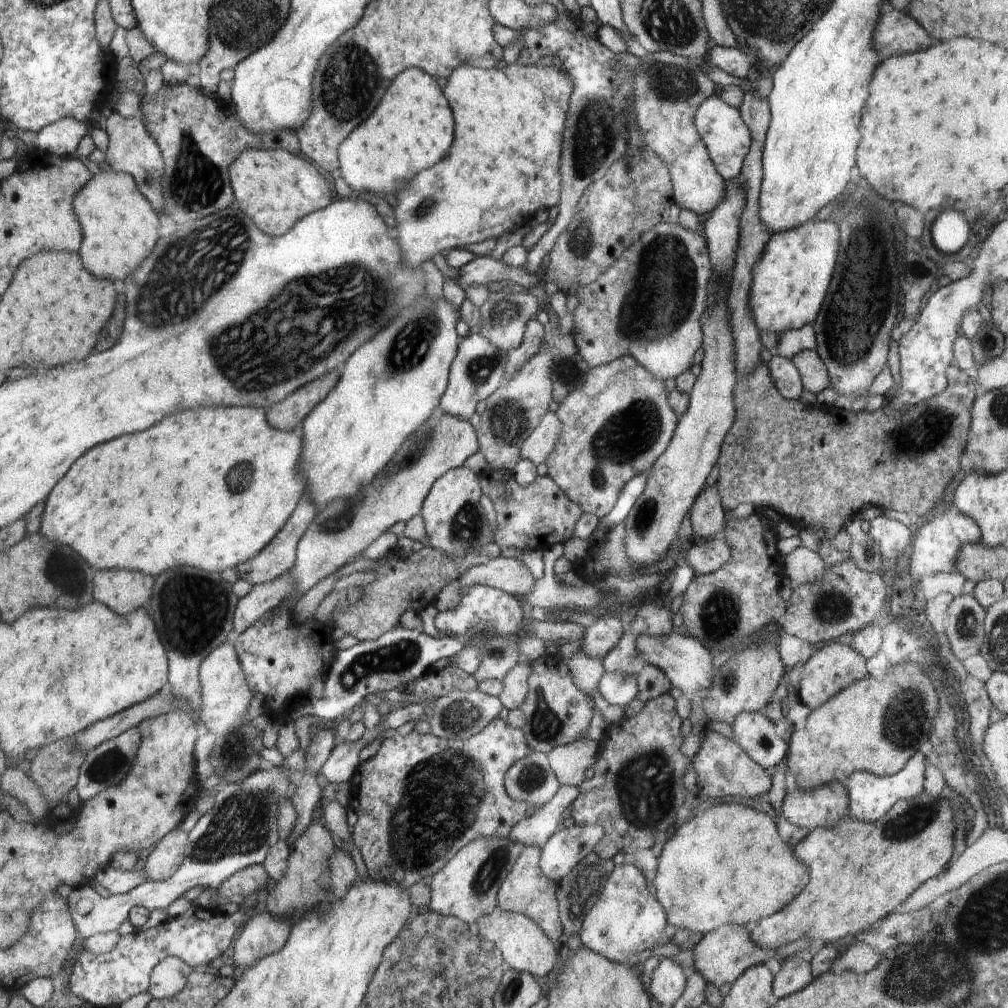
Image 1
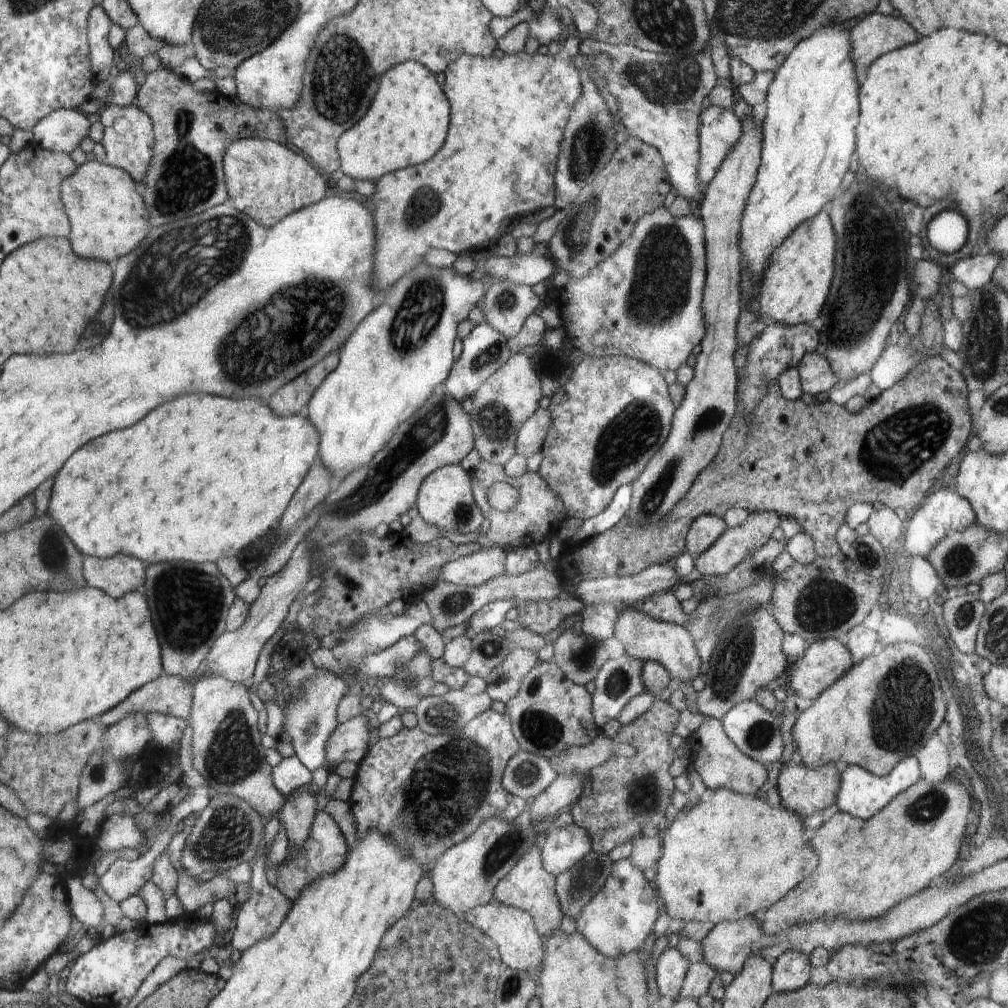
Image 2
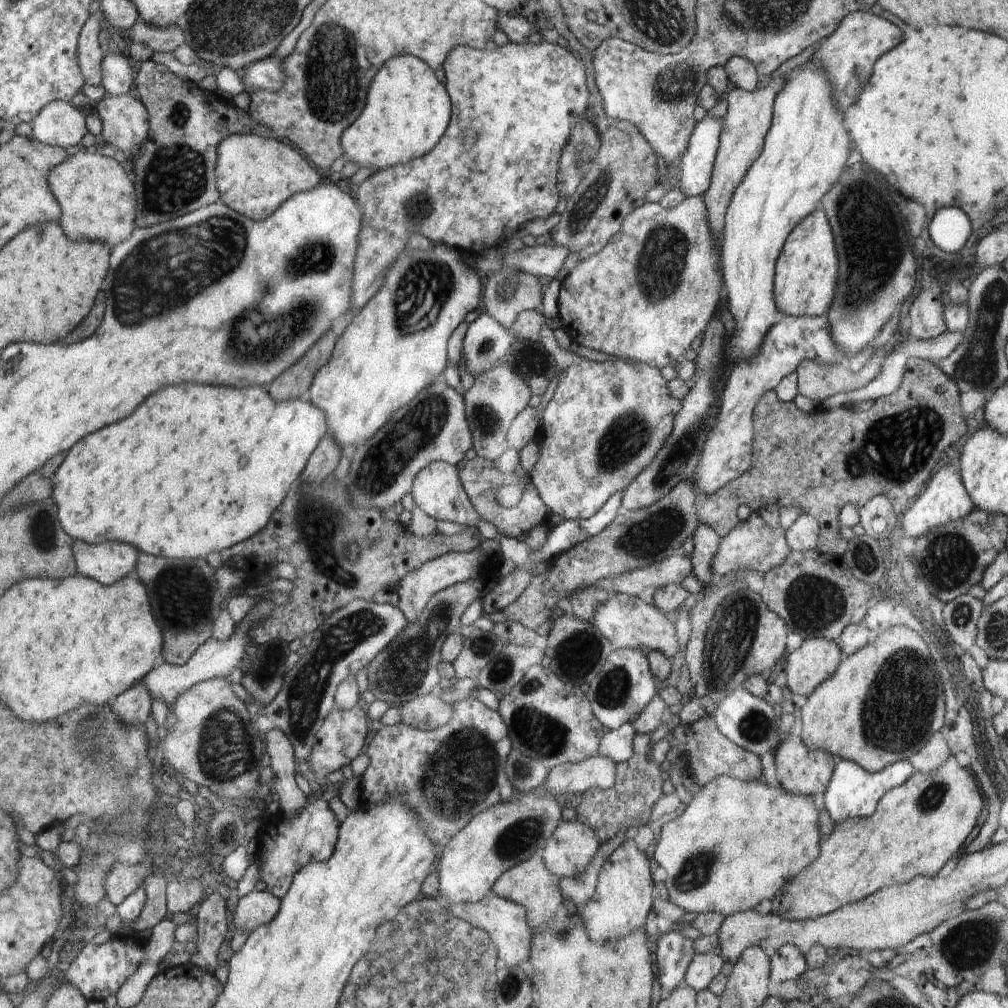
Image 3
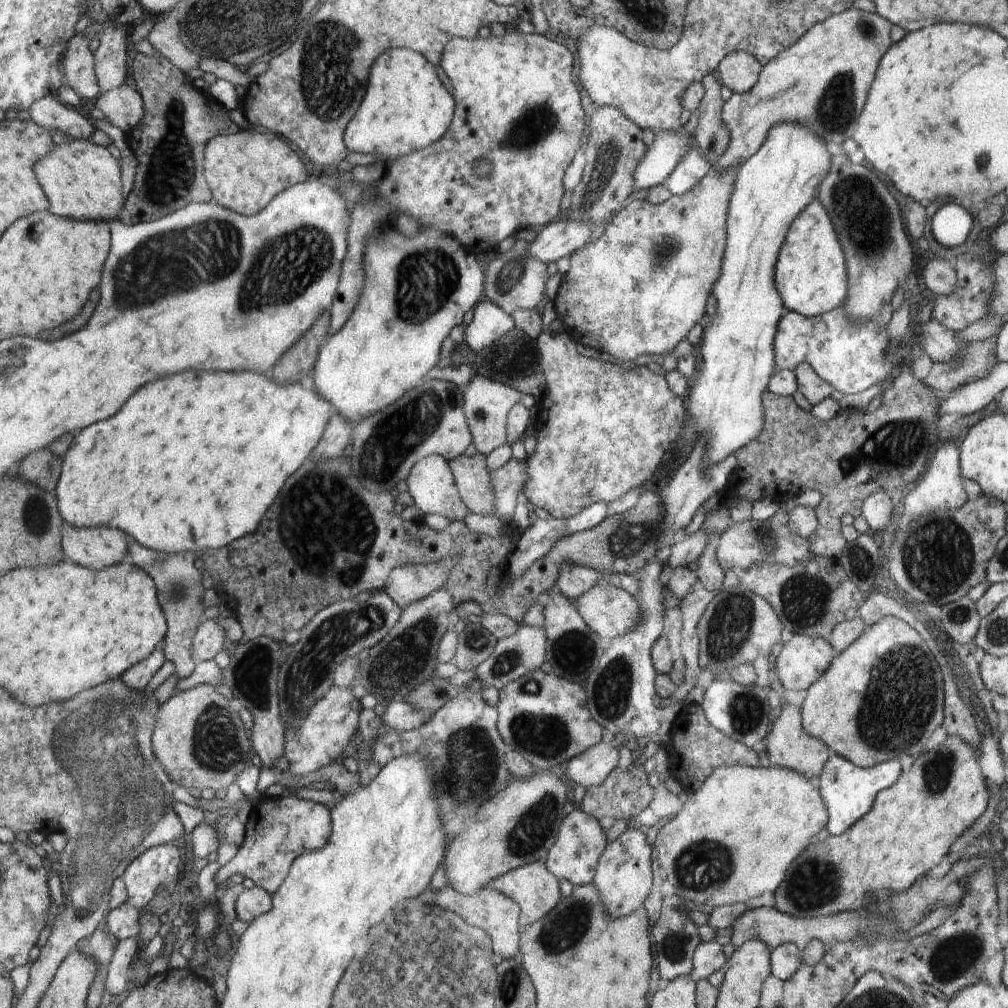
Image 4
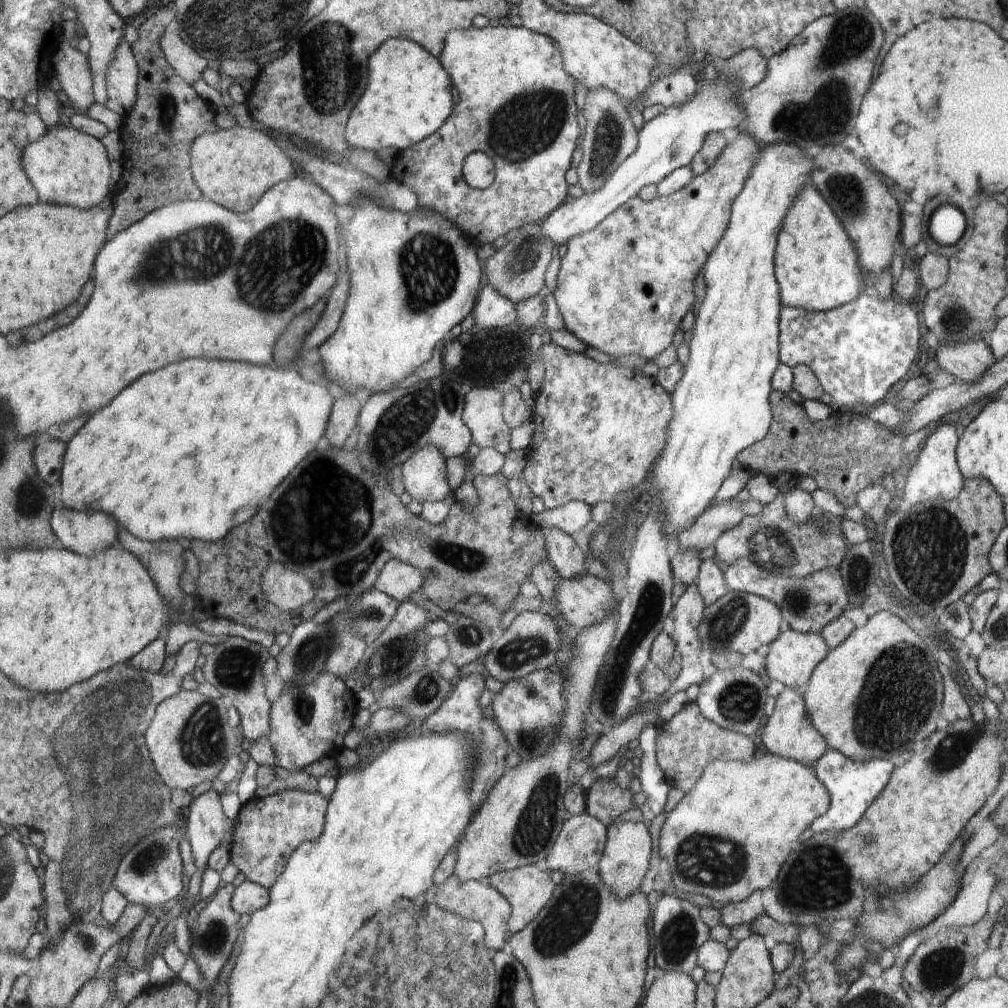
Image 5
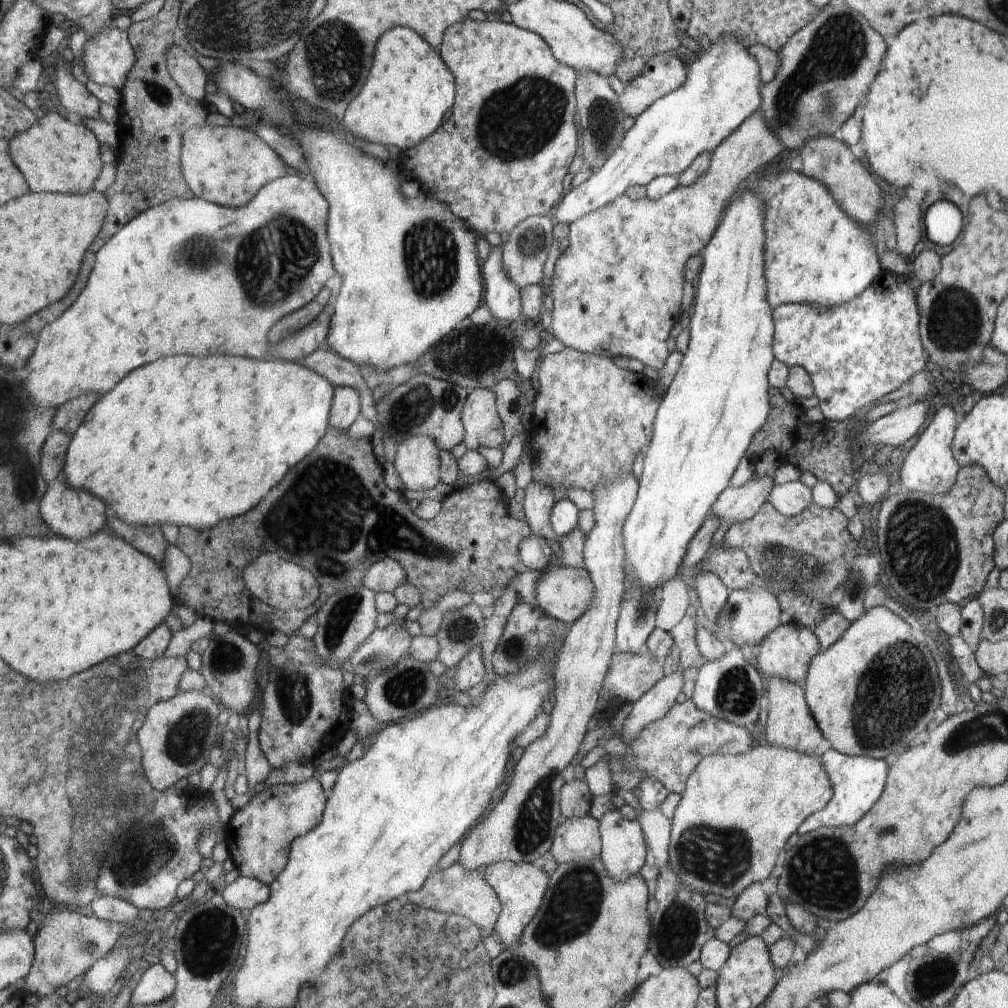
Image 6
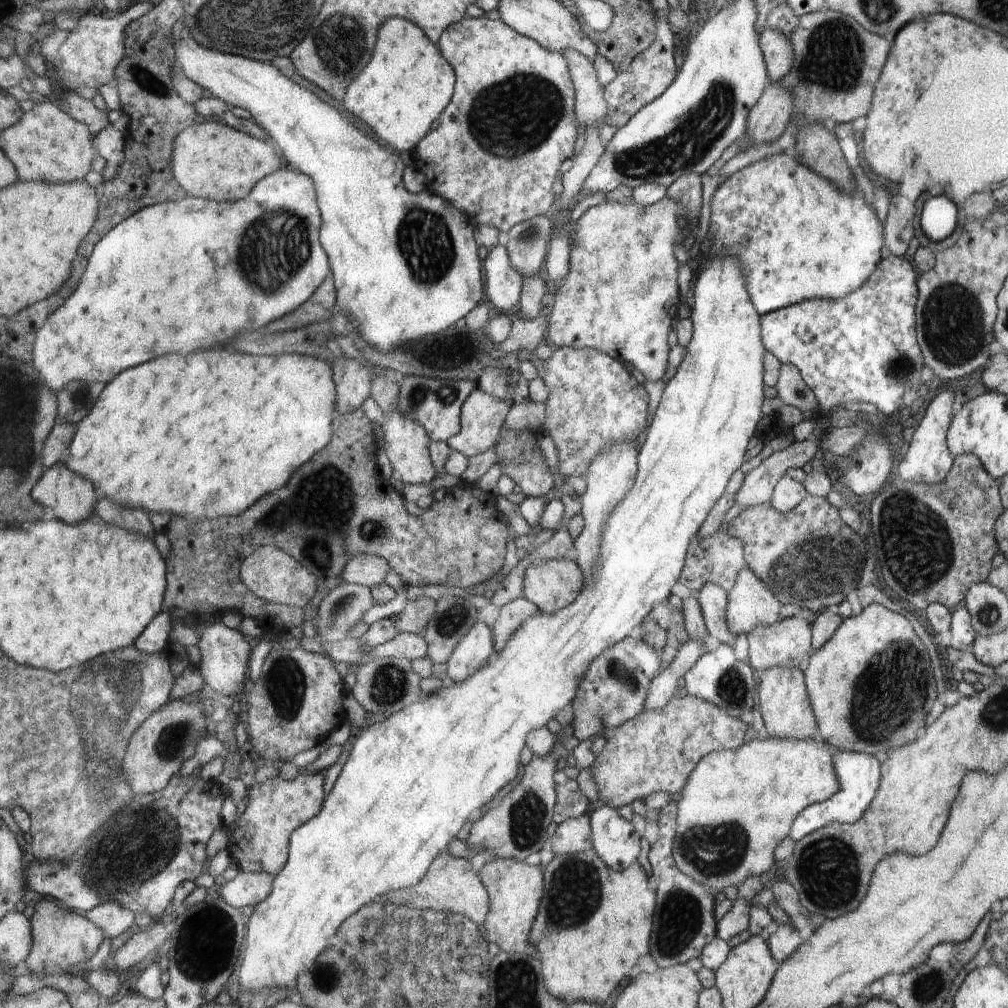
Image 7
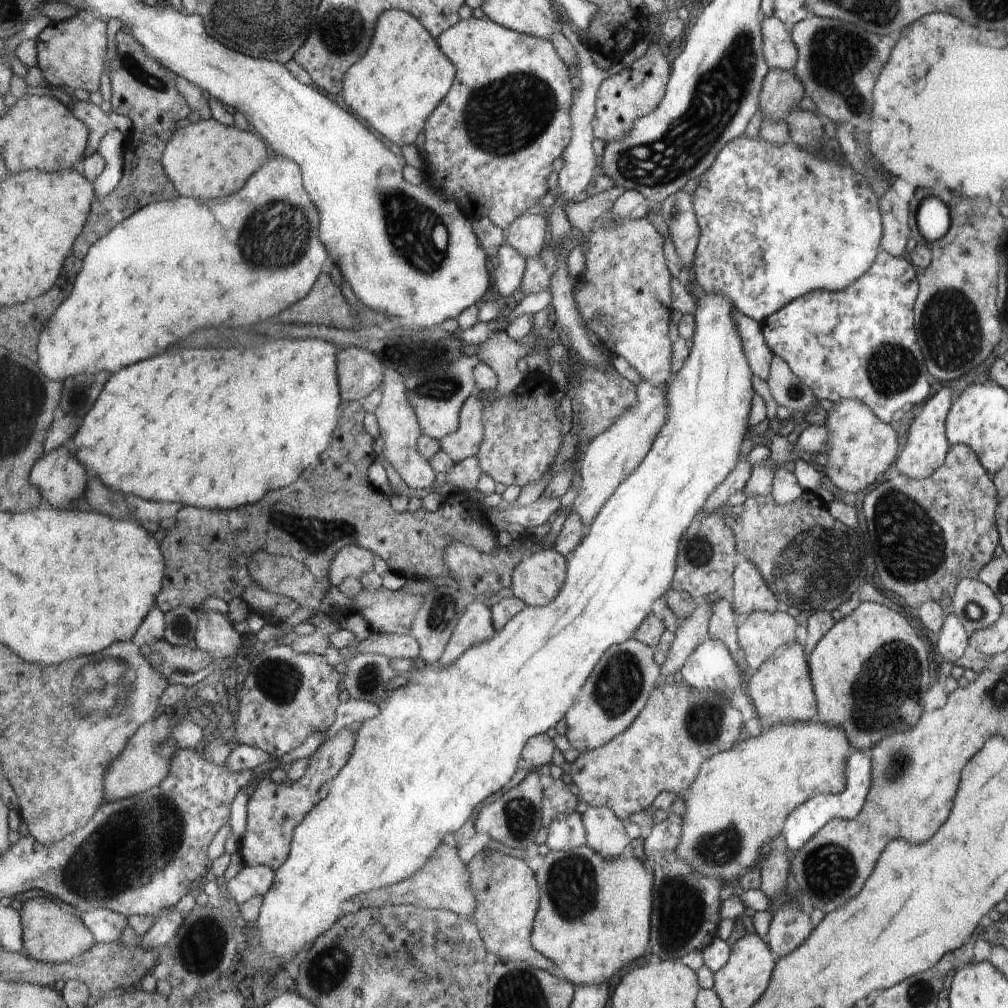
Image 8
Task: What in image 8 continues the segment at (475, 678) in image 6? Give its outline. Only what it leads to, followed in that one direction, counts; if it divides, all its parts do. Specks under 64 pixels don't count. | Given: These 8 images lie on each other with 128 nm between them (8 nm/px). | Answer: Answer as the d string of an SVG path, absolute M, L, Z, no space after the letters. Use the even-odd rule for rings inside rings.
M475 598L458 620L438 664L446 668L452 666L466 650L490 640L494 634L490 606L486 606L482 598Z

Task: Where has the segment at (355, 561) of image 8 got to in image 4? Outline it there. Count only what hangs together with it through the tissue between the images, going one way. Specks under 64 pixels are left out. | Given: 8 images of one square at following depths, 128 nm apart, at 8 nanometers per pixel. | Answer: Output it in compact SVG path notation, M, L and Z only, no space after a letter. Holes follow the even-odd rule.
M446 558L437 565L399 566L390 573L389 585L383 589L398 608L408 609L414 602L443 589L449 582L450 574L455 566L454 558Z

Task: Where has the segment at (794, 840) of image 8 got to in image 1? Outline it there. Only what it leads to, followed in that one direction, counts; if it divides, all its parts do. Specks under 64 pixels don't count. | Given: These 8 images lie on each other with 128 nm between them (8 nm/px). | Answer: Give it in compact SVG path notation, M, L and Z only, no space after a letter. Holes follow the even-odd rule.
M922 751L905 765L900 773L887 777L881 777L868 772L852 772L845 778L844 783L849 791L849 813L851 816L861 819L864 822L876 822L880 816L884 816L888 810L892 809L898 801L909 801L918 798L922 792L922 782L924 782L924 756Z

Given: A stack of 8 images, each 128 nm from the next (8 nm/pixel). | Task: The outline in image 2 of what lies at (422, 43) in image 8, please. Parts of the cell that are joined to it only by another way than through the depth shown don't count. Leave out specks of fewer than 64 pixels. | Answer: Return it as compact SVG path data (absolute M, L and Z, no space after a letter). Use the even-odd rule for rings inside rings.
M402 62L400 68L390 70L386 78L382 78L382 90L378 90L378 98L374 98L374 106L370 106L370 114L354 126L354 130L346 132L346 138L338 142L337 148L341 157L341 169L354 180L369 180L378 182L386 174L397 170L407 169L409 166L421 165L437 156L445 146L450 128L449 98L444 96L442 88L438 86L434 74L426 70L418 62Z

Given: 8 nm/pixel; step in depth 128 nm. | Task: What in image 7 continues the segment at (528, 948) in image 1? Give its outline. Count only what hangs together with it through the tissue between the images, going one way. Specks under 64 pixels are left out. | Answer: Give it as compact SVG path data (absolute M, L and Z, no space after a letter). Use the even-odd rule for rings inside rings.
M450 853L442 854L433 861L429 872L415 887L385 896L385 899L398 902L399 905L410 905L416 909L434 909L440 912L466 914L479 925L487 921L491 912L491 899L480 876L472 871L471 862L463 857L454 857Z

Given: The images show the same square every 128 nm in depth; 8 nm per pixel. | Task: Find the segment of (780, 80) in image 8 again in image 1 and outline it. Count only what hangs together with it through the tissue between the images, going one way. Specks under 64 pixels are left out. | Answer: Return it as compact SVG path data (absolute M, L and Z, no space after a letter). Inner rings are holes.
M668 220L657 222L640 240L630 246L621 260L618 261L612 269L606 270L592 285L576 292L580 304L576 306L576 309L572 313L574 328L569 334L576 342L577 352L586 360L590 367L610 364L610 362L616 361L617 358L628 355L637 358L637 361L642 363L642 366L645 366L646 370L653 371L658 378L674 380L692 366L692 358L694 358L694 354L696 354L696 350L698 350L698 346L700 346L700 342L702 342L702 332L700 332L700 324L698 324L698 322L700 322L700 318L704 317L706 306L708 306L709 303L708 286L710 286L710 262L708 262L706 242L704 242L704 238L700 236L700 232L687 231L681 227L681 225L676 226L669 224Z

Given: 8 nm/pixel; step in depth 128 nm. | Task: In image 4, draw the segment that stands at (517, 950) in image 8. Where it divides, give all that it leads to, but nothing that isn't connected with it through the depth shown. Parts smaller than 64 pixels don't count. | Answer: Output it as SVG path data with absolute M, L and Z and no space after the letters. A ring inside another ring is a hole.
M534 861L502 874L490 883L490 888L505 894L521 905L521 925L525 928L545 917L560 902L557 875L551 872L544 861Z

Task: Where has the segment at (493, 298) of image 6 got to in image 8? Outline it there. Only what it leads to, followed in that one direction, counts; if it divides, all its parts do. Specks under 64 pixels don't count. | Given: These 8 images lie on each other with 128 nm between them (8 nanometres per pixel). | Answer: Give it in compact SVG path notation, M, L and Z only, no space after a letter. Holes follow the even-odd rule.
M504 243L498 250L499 266L490 272L495 286L502 297L518 295L521 280L526 270L526 260L509 244Z

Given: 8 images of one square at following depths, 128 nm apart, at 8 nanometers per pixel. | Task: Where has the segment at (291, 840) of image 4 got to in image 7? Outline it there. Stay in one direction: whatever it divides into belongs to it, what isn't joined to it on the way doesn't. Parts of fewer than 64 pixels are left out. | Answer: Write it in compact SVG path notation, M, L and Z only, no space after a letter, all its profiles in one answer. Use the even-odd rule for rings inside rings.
M324 771L319 773L300 774L294 780L284 780L276 776L272 780L259 784L255 783L248 787L248 803L245 812L237 818L230 832L229 848L234 854L233 860L240 870L246 874L254 872L267 872L276 876L288 860L290 835L296 828L312 821L324 808L324 792L322 792L322 782L324 782Z

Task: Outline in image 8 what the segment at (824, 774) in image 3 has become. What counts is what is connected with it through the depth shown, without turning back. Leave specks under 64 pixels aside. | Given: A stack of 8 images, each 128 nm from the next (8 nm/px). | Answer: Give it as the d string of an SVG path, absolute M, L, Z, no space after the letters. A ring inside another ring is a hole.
M800 643L784 646L777 654L770 657L764 665L748 680L750 700L757 707L758 718L765 730L770 730L776 724L794 724L794 722L810 722L816 712L815 690L808 676L809 664L806 664L802 645Z

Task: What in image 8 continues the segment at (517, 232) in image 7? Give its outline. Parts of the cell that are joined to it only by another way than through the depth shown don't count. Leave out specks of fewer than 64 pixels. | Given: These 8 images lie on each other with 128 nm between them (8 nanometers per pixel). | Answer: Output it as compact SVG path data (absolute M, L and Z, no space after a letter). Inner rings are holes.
M525 214L518 217L509 226L508 235L505 236L505 243L509 244L524 260L538 258L540 250L546 242L546 219L542 215Z

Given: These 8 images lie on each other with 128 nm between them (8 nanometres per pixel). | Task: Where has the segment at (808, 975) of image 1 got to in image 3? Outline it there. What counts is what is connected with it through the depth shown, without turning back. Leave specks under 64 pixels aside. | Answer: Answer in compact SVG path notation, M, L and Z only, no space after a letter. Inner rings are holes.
M790 943L781 946L771 958L773 959L772 979L777 983L799 979L809 966L804 952Z

